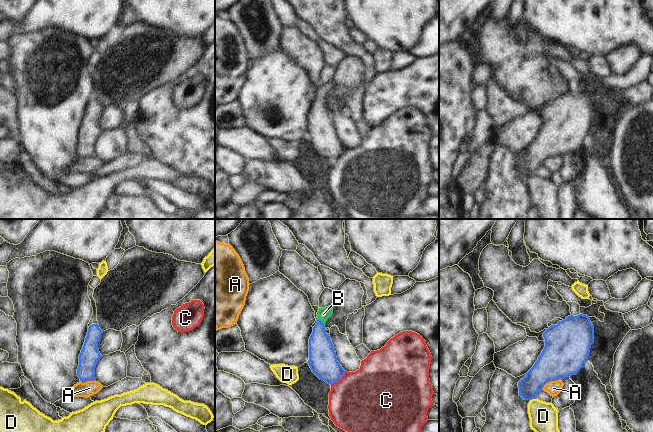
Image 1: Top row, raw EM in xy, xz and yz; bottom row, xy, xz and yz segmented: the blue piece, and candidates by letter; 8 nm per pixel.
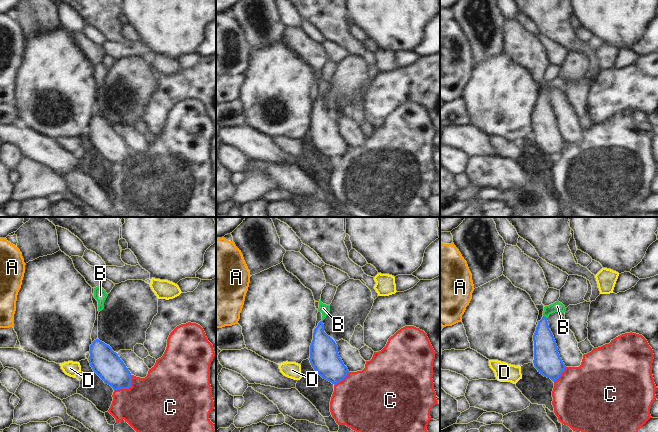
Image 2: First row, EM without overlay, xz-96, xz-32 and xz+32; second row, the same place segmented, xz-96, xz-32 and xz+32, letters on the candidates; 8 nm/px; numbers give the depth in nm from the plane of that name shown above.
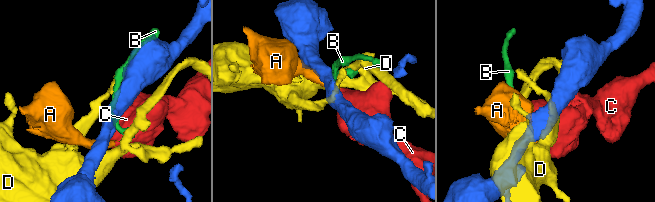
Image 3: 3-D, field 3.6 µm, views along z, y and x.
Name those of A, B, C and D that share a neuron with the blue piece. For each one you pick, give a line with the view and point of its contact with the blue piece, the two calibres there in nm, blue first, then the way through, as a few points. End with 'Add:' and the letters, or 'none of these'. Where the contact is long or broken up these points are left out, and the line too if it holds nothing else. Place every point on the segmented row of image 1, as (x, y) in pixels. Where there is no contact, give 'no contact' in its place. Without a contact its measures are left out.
B: meets blue in xz at (323, 324); 220 nm thick on the blue side, 100 nm on the other; runs through xz (322, 355), (323, 324), (323, 314)
Add: B

